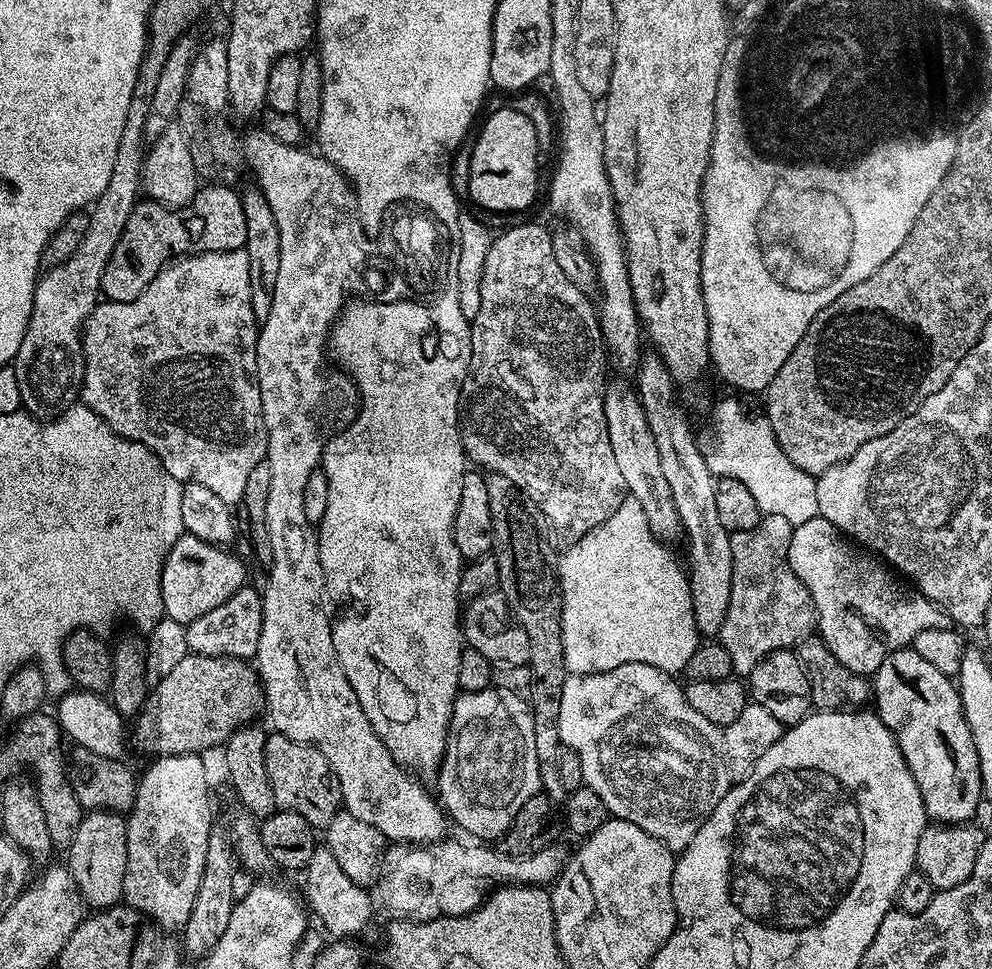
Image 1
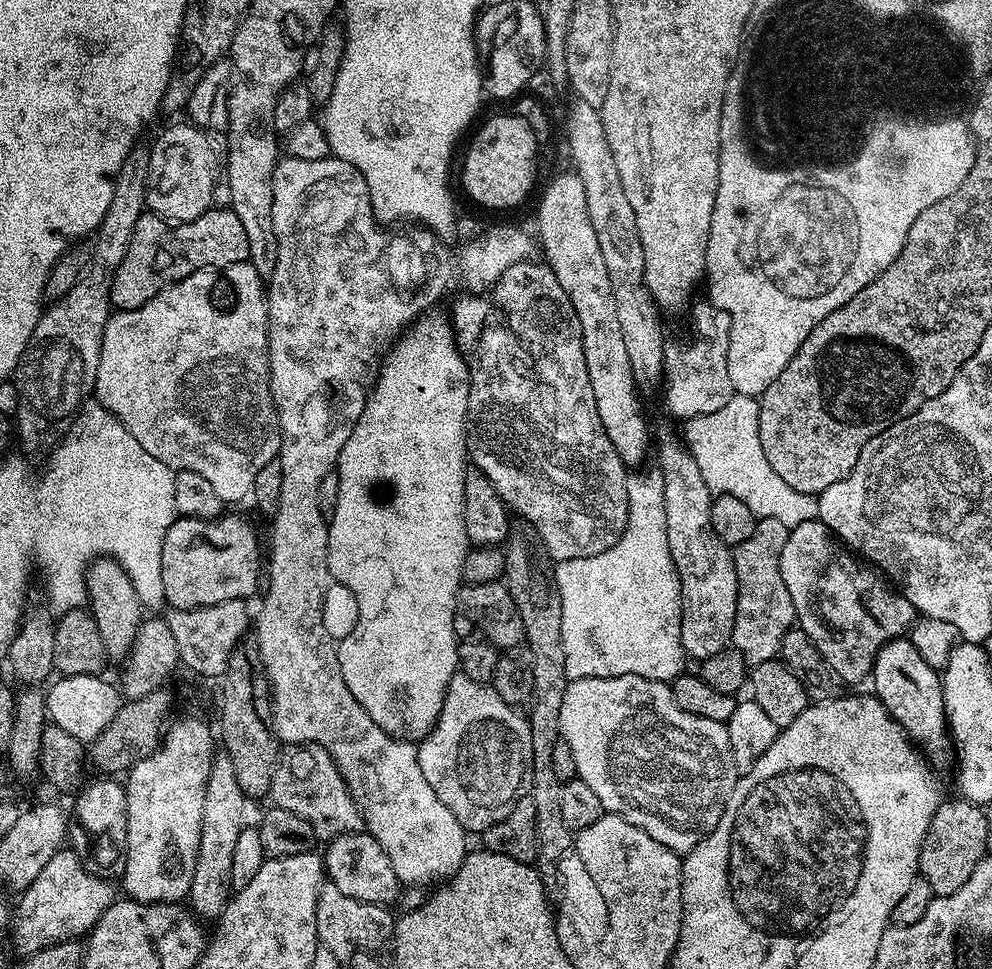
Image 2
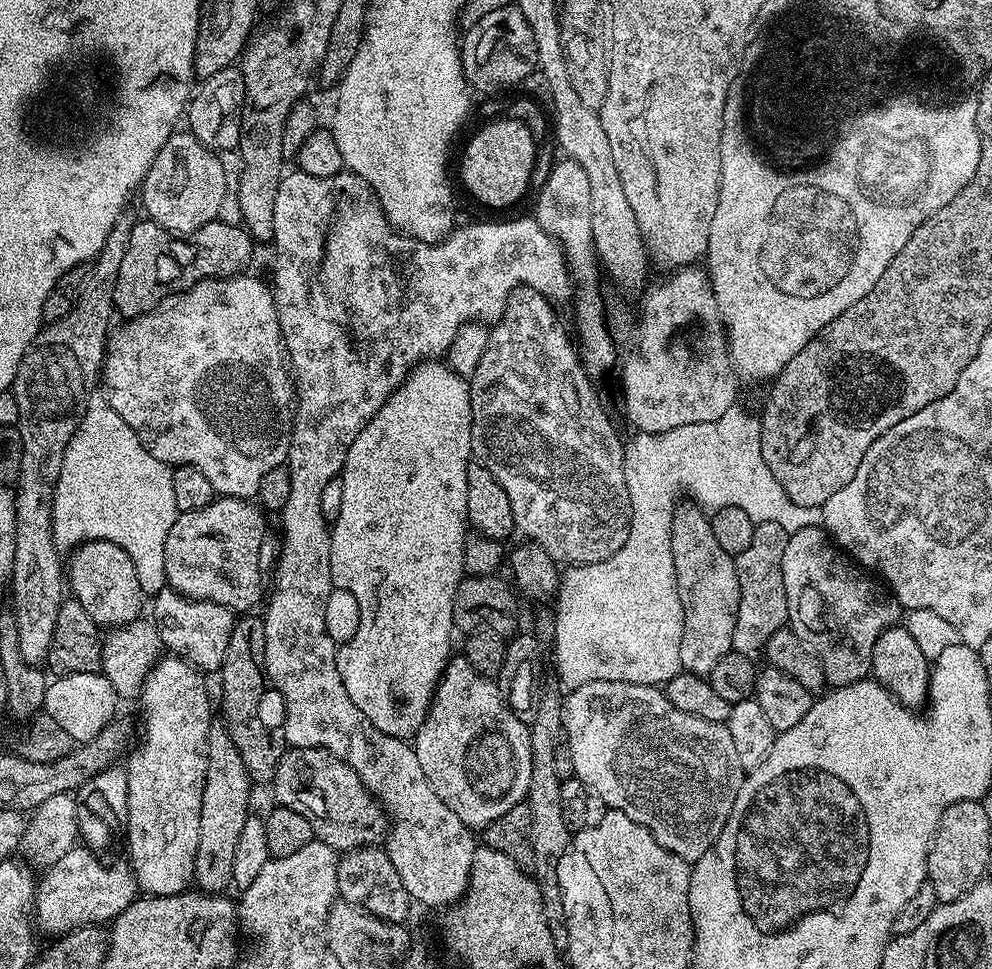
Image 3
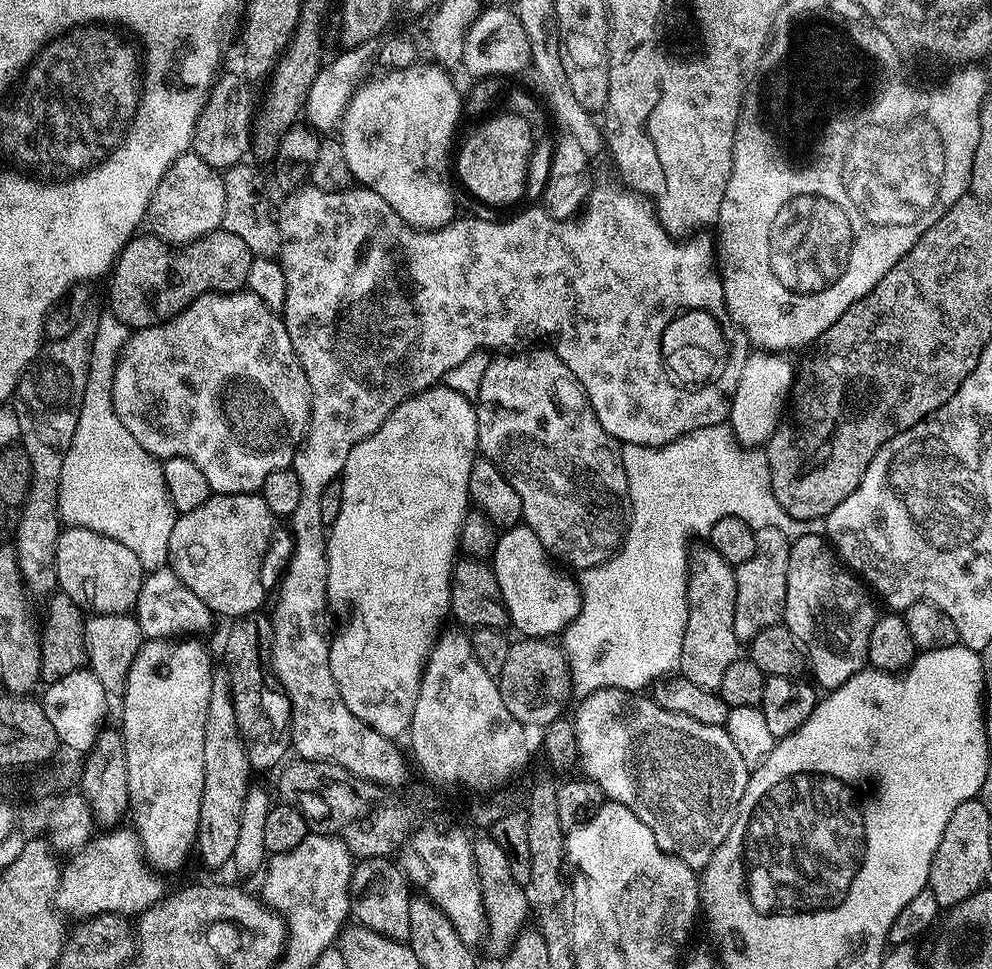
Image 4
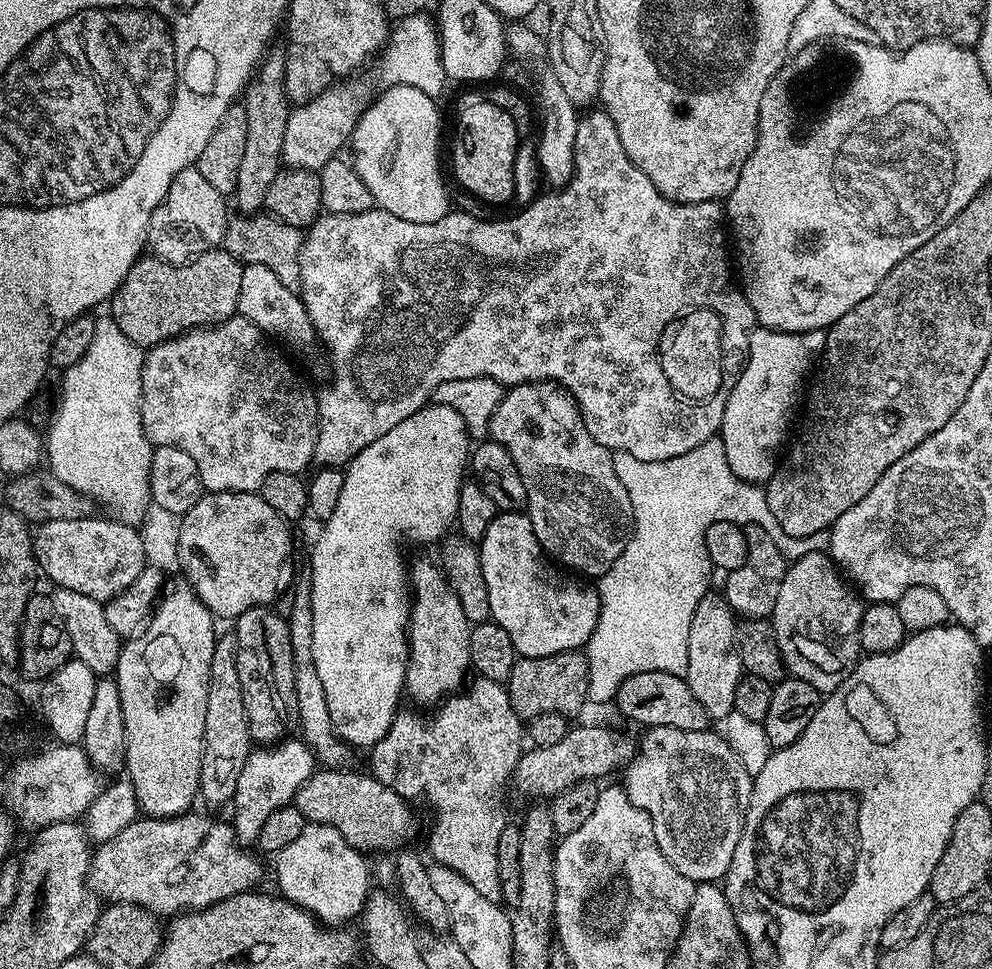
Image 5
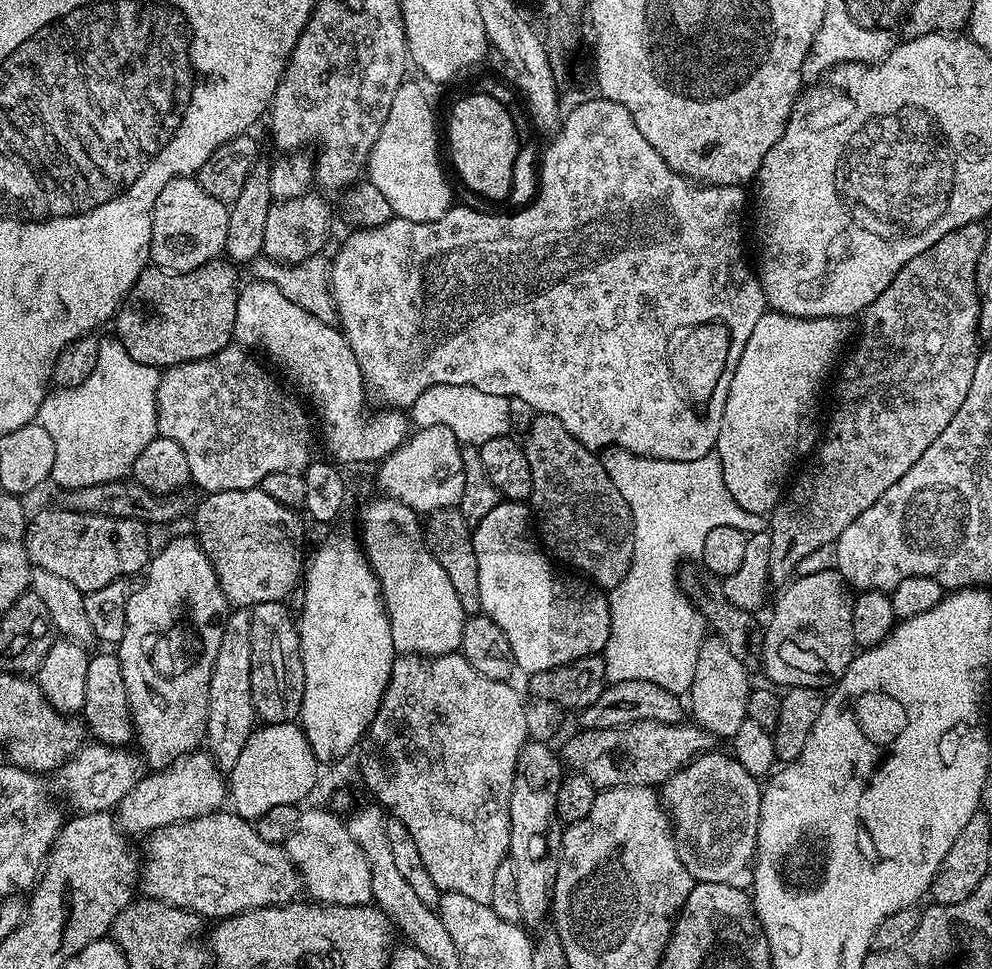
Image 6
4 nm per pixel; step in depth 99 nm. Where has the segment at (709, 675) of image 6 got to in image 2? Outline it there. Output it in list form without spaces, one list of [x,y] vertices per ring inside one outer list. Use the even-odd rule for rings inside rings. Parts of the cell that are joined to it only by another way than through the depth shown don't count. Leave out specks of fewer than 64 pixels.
[[[664,432],[660,441],[655,441],[654,456],[660,463],[659,483],[664,489],[664,509],[666,510],[666,542],[670,542],[670,558],[676,567],[682,598],[682,646],[685,657],[699,662],[710,658],[710,654],[718,654],[732,643],[734,630],[734,614],[738,610],[738,574],[734,570],[732,548],[714,534],[714,526],[710,522],[710,506],[714,493],[706,486],[706,478],[702,478],[702,470],[698,470],[698,462],[692,451],[679,435]]]

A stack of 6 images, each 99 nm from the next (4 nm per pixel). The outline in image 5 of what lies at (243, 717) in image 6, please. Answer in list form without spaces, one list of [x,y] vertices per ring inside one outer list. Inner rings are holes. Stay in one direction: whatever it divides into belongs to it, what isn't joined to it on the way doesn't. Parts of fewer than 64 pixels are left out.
[[[221,635],[214,646],[214,658],[210,658],[210,682],[206,694],[206,730],[204,753],[200,767],[200,791],[208,804],[227,805],[234,798],[238,786],[238,774],[246,766],[248,756],[254,750],[254,741],[246,722],[246,706],[242,702],[242,682],[238,679],[238,654],[235,635]]]

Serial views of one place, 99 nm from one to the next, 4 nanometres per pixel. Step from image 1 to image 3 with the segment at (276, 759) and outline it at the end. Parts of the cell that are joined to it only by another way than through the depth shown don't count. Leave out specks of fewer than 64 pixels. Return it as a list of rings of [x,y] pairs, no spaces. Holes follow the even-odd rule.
[[[289,747],[278,762],[276,773],[273,774],[270,781],[270,787],[276,791],[276,796],[280,799],[277,800],[279,807],[294,810],[294,814],[302,814],[302,818],[306,818],[306,822],[310,822],[313,837],[337,850],[379,845],[385,839],[390,827],[383,806],[376,797],[370,794],[370,790],[362,782],[362,778],[358,778],[358,774],[354,774],[354,770],[350,770],[350,766],[346,766],[324,748]]]

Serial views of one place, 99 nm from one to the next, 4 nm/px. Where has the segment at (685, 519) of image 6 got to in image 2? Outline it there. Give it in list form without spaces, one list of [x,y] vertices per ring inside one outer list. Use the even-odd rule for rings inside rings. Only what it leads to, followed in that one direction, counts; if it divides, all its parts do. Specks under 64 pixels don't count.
[[[733,394],[730,402],[714,410],[714,414],[702,414],[686,421],[682,439],[692,451],[698,470],[702,470],[702,478],[706,478],[706,486],[712,493],[734,494],[734,498],[742,498],[742,502],[746,502],[758,518],[778,518],[778,522],[790,530],[802,522],[817,519],[820,506],[816,496],[794,490],[794,486],[786,486],[786,482],[774,474],[774,466],[766,462],[766,454],[758,438],[759,409],[757,397]],[[635,474],[629,475],[626,482],[628,491],[628,521],[624,527],[622,538],[614,542],[600,554],[587,556],[586,558],[574,558],[573,560],[561,560],[555,565],[554,579],[556,589],[562,602],[562,650],[566,654],[566,674],[569,680],[578,678],[614,678],[622,674],[634,674],[651,680],[671,682],[685,671],[684,647],[682,646],[682,598],[680,597],[680,583],[674,562],[670,558],[670,542],[666,542],[666,510],[664,509],[664,489],[643,480]]]

